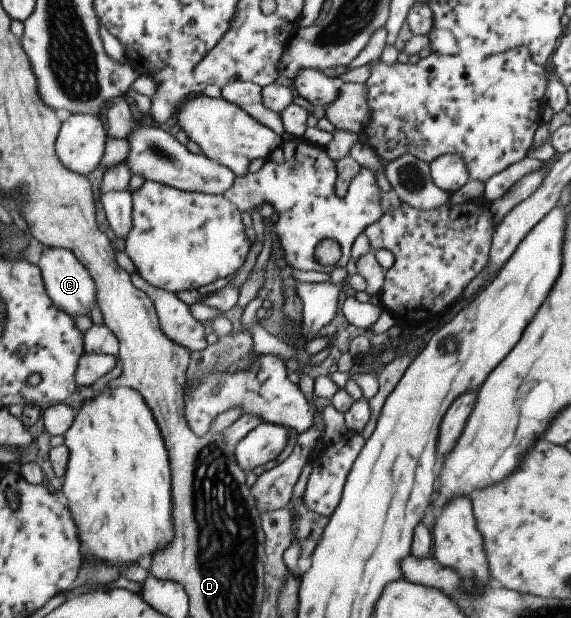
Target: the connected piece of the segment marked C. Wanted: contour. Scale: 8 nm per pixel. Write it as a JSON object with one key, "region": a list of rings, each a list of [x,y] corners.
{"region":[[[43,247],[36,265],[40,269],[41,279],[48,298],[59,309],[66,311],[71,318],[89,312],[88,308],[95,304],[94,283],[86,269],[69,250],[60,247]]]}

